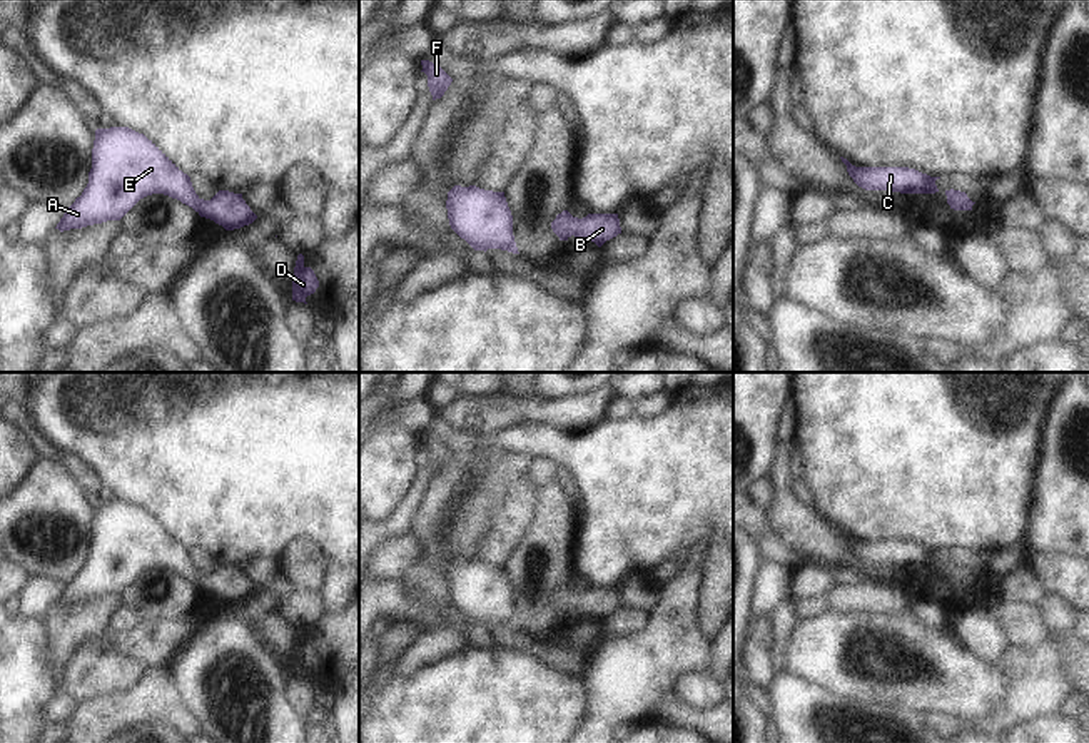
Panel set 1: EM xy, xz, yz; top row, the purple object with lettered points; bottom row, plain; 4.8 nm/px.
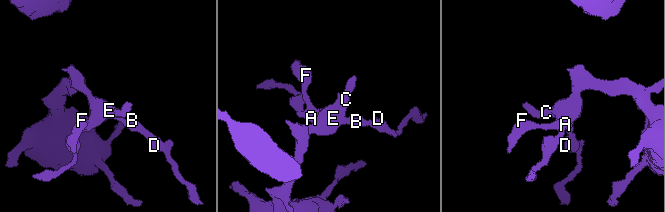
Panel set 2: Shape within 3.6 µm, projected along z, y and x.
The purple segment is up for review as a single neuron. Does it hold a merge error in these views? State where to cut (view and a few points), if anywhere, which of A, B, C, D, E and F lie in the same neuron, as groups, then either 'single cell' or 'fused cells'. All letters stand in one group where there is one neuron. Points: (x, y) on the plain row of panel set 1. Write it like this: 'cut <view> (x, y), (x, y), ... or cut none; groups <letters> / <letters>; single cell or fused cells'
cut none; groups A B C D E F; single cell

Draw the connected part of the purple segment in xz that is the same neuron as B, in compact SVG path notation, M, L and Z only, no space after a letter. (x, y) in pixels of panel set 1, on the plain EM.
M563 584L551 596L551 603L560 614L568 614L575 609L580 614L591 614L598 621L621 608L618 588L588 588L586 591L578 593L568 584Z

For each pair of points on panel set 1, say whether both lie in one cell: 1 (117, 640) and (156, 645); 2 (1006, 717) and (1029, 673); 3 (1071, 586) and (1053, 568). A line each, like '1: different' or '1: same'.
1: same
2: same
3: same

